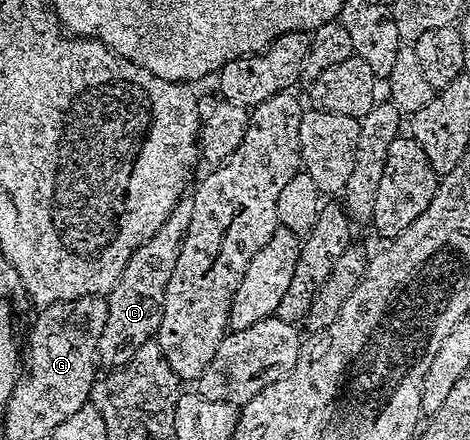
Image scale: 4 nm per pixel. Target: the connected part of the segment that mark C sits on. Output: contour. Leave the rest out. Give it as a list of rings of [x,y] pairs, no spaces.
[[[183,197],[167,217],[167,221],[144,245],[140,246],[123,269],[116,285],[107,296],[107,321],[97,342],[97,361],[102,368],[120,369],[143,349],[154,342],[159,325],[163,321],[163,301],[167,281],[175,273],[175,261],[179,261],[179,249],[191,225],[193,200]]]

